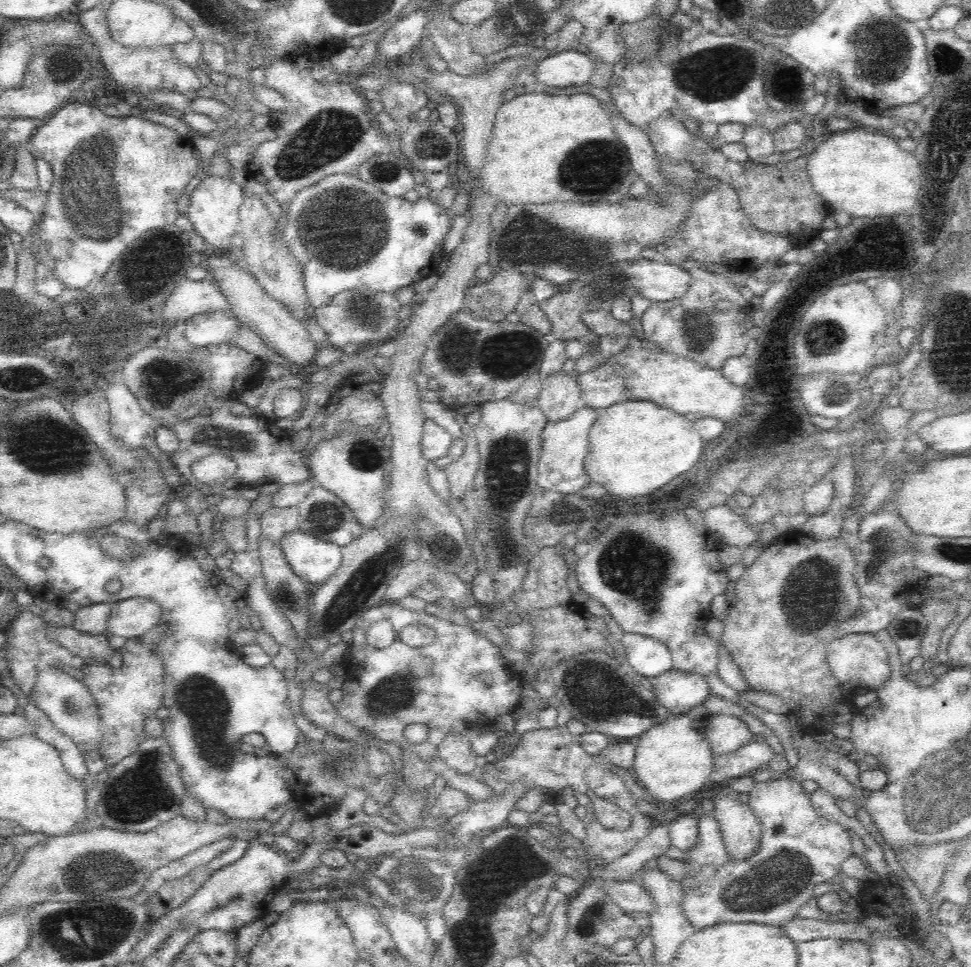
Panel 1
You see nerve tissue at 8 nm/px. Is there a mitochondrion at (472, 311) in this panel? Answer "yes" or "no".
no

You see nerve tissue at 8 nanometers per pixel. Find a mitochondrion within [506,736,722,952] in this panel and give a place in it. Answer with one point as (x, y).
(588, 923)

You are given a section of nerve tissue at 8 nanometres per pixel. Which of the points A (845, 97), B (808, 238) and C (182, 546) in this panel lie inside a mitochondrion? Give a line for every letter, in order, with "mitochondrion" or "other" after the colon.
A: other
B: other
C: other

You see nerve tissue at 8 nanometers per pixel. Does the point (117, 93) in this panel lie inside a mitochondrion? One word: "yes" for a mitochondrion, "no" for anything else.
no

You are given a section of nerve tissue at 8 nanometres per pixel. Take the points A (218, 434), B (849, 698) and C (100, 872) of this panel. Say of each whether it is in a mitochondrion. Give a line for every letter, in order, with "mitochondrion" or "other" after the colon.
A: mitochondrion
B: other
C: mitochondrion

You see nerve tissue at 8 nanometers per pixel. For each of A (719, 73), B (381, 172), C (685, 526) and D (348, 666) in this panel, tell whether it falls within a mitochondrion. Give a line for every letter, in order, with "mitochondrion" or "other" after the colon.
A: mitochondrion
B: mitochondrion
C: other
D: other

